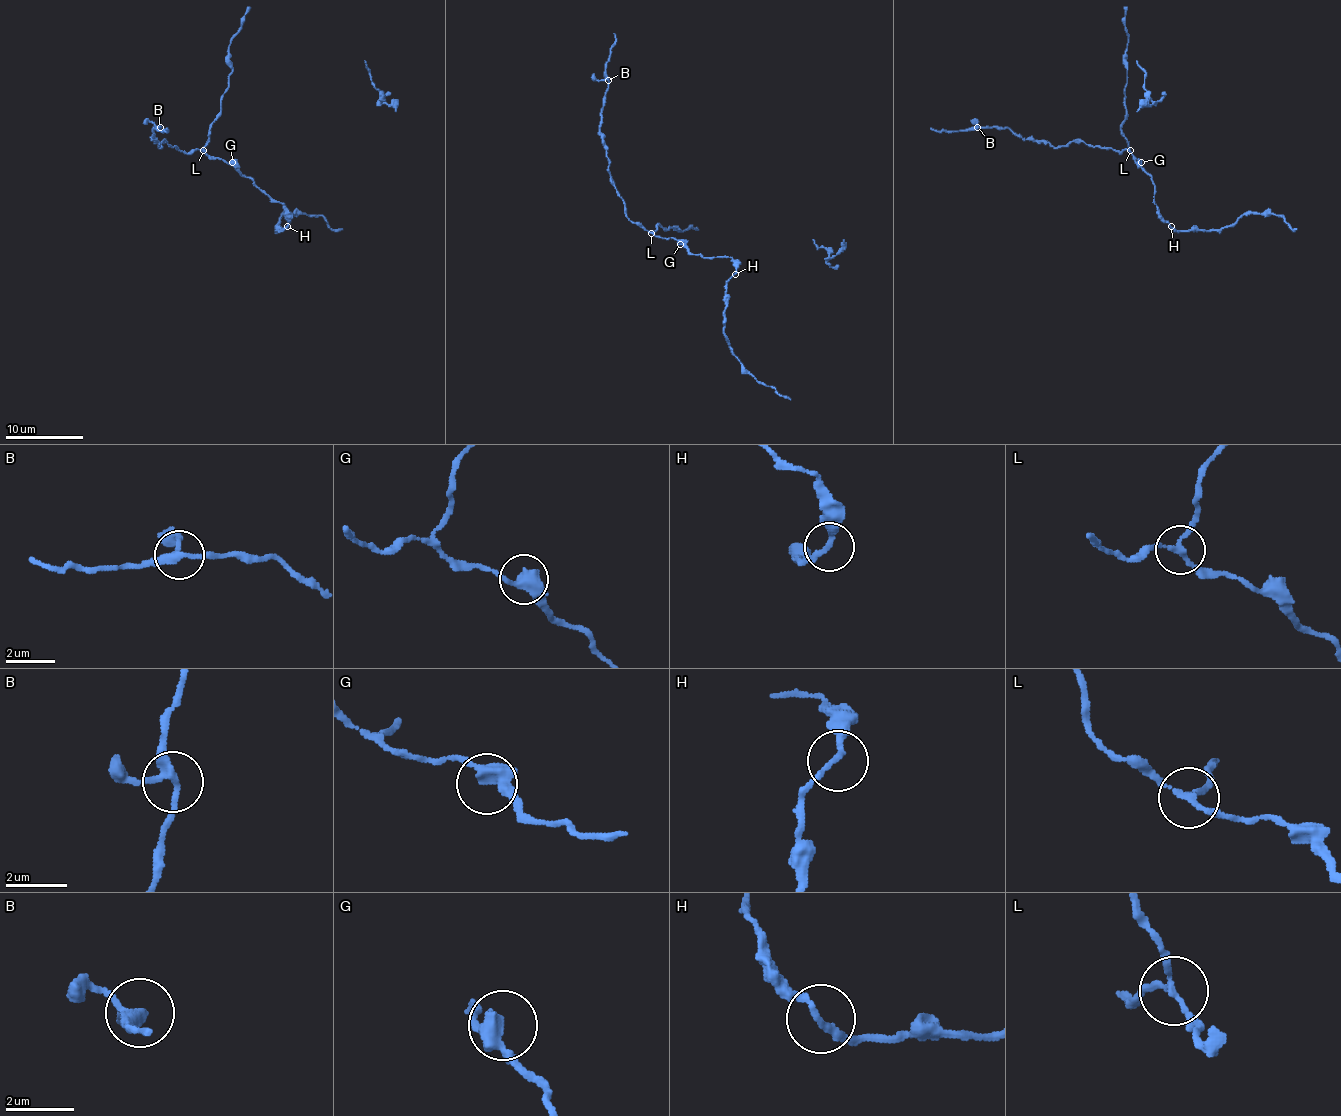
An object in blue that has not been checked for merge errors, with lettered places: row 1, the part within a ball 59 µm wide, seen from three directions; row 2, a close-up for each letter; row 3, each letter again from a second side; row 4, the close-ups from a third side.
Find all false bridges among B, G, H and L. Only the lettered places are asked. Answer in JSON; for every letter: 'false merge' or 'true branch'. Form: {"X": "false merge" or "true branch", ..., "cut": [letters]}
{"B": "true branch", "G": "true branch", "H": "true branch", "L": "false merge", "cut": ["L"]}

